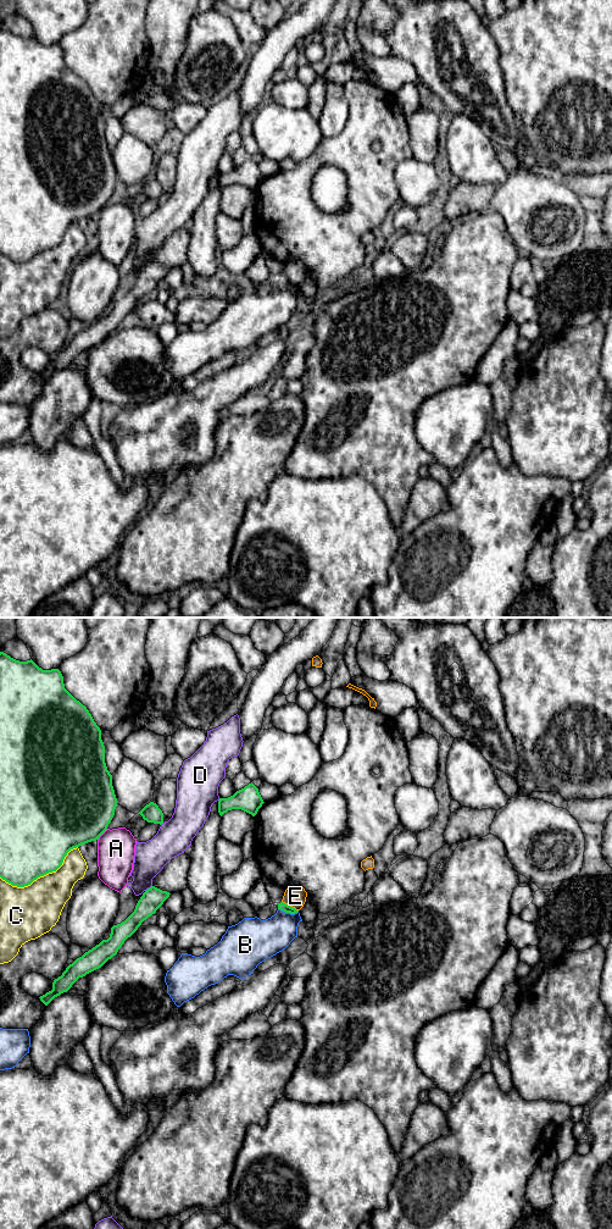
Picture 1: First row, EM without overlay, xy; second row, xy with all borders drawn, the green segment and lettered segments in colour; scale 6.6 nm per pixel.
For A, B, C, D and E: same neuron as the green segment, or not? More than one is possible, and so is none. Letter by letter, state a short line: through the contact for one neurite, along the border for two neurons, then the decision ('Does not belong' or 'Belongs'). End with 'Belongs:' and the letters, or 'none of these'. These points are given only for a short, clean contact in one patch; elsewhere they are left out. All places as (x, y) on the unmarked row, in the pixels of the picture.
A: Does not belong
B: Does not belong
C: Does not belong
D: Does not belong
E: Line: xy (282, 276), (298, 286). Does not belong
Belongs: none of these

